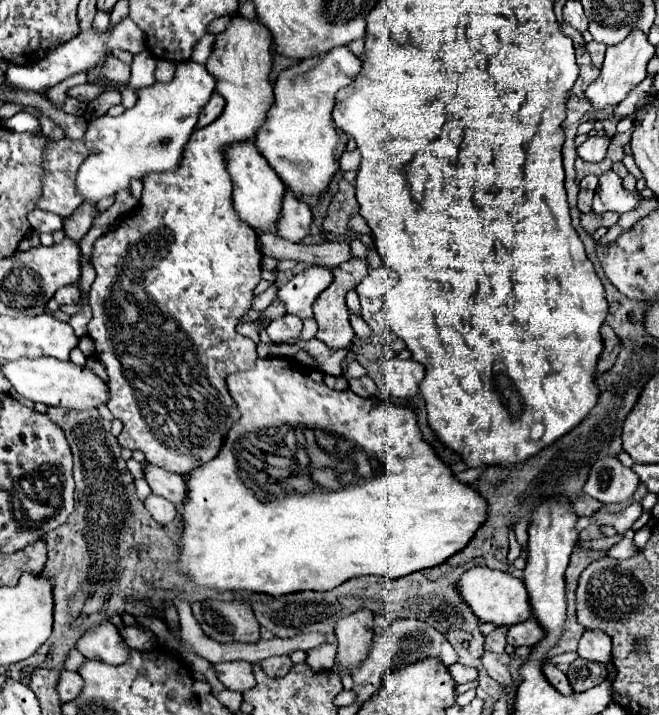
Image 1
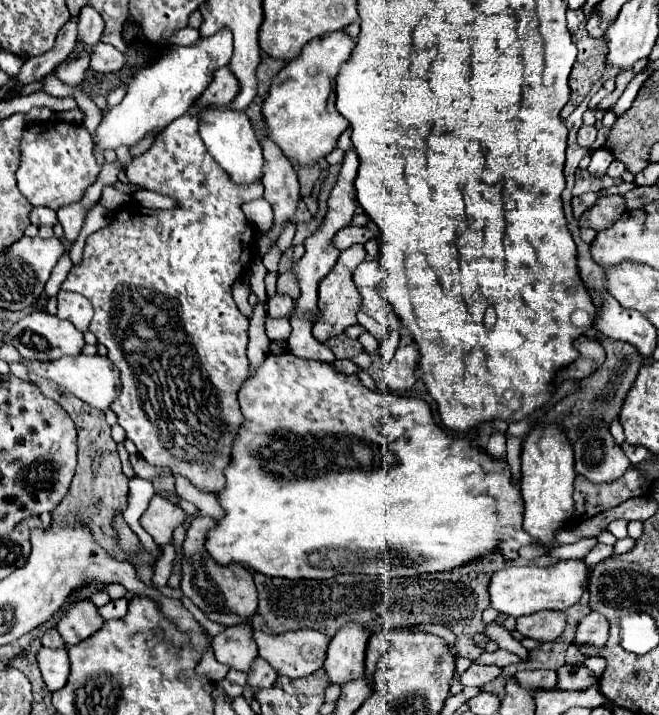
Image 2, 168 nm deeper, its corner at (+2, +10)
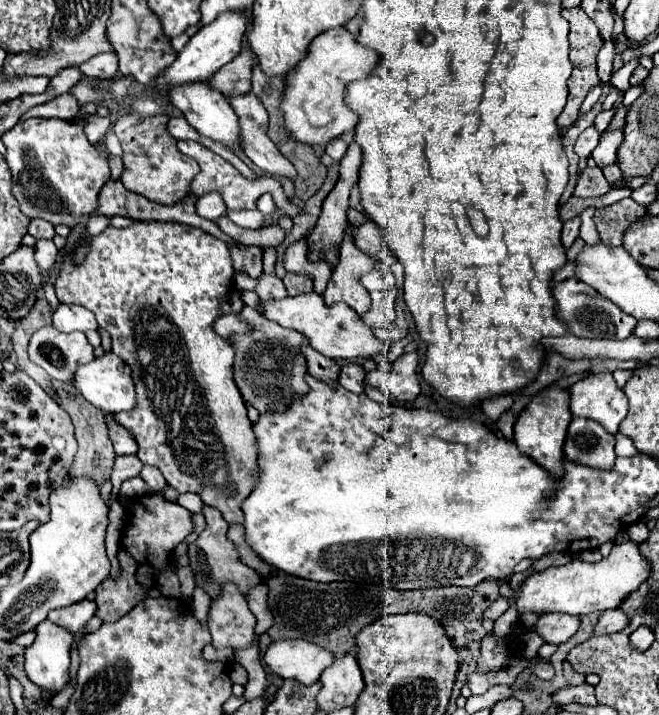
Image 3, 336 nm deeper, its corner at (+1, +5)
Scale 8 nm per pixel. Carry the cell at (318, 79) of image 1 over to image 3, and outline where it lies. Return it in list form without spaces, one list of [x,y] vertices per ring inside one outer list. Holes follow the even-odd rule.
[[[345,27],[329,29],[317,35],[309,45],[307,57],[287,75],[281,111],[289,133],[301,143],[325,147],[331,139],[339,137],[347,129],[355,129],[359,115],[353,113],[345,103],[347,85],[371,75],[377,63],[379,53],[371,47],[363,47]]]

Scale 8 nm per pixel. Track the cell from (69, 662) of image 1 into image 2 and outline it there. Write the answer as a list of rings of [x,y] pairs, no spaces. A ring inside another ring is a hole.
[[[56,630],[44,634],[44,636],[42,636],[42,644],[48,646],[48,648],[66,648],[66,644],[62,642],[62,636],[60,636]]]

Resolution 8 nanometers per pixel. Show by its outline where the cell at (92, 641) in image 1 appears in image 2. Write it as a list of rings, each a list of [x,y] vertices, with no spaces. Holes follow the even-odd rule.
[[[84,600],[76,602],[74,606],[70,606],[70,610],[66,610],[66,616],[62,616],[58,622],[58,632],[68,646],[74,646],[90,638],[90,634],[96,634],[102,624],[104,618],[98,614],[98,608],[92,602]]]

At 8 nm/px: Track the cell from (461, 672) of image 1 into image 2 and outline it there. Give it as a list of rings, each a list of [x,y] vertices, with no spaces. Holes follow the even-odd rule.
[[[496,650],[496,652],[484,652],[482,656],[478,656],[478,660],[474,660],[476,664],[494,664],[494,666],[508,666],[508,664],[516,664],[522,662],[522,658],[518,658],[516,654],[508,652],[508,650]]]

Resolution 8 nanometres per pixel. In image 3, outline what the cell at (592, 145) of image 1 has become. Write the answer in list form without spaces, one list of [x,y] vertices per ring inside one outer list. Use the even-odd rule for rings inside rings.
[[[587,127],[575,143],[575,153],[579,157],[589,157],[593,153],[593,149],[597,147],[597,143],[599,143],[599,133],[595,131],[595,127]]]

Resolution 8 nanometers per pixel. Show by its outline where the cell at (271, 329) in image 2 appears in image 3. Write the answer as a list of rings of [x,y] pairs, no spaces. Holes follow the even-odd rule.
[[[231,313],[231,315],[223,315],[215,321],[215,331],[217,335],[221,337],[229,337],[231,333],[245,333],[249,327],[239,319],[237,313]]]

